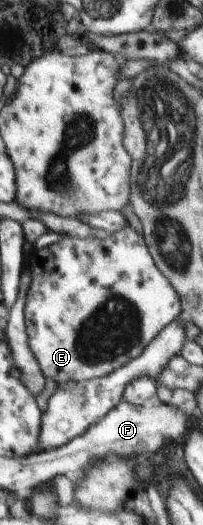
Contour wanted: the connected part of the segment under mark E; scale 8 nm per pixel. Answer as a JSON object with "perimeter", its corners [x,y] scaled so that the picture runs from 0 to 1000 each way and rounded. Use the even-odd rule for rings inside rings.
{"perimeter":[[[635,429],[517,457],[320,448],[251,474],[281,486],[271,493],[192,490],[163,469],[128,493],[148,545],[89,589],[128,615],[143,661],[232,722],[286,731],[404,731],[537,714],[685,680],[808,623],[901,600],[862,549],[764,505],[709,451]]]}

